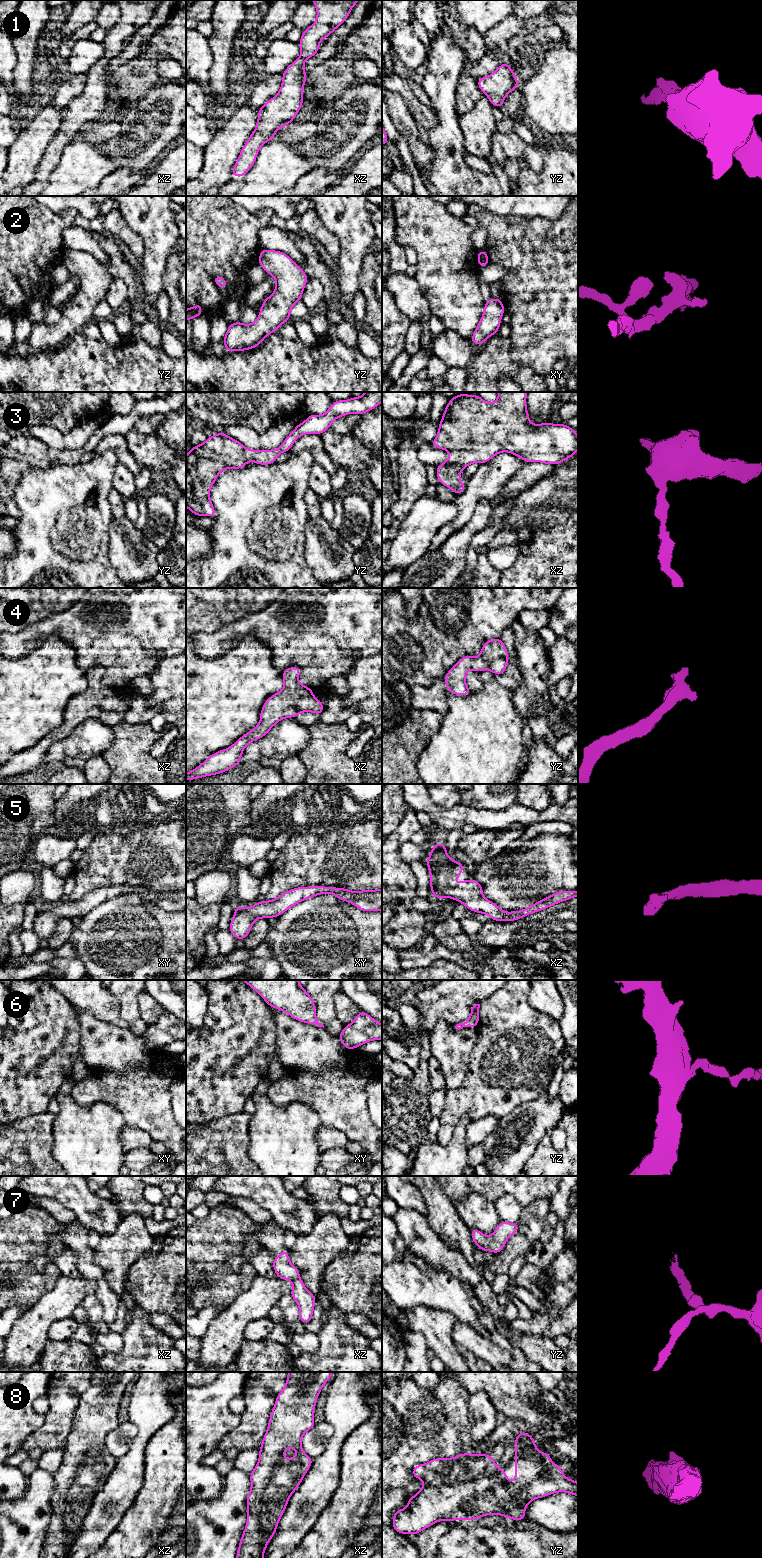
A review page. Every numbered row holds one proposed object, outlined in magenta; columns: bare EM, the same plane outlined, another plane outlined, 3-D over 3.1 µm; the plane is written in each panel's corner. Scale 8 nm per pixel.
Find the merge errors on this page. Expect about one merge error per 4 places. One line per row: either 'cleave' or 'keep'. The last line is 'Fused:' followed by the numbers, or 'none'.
1: keep
2: keep
3: keep
4: keep
5: keep
6: keep
7: keep
8: keep
Fused: none

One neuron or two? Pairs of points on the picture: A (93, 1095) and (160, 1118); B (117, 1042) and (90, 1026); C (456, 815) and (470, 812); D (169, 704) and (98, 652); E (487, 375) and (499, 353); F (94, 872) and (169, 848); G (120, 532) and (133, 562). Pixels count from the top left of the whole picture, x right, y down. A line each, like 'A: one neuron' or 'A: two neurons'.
A: one neuron
B: one neuron
C: one neuron
D: two neurons
E: one neuron
F: one neuron
G: one neuron

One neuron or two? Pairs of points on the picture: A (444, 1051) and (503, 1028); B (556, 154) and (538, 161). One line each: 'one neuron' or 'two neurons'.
A: two neurons
B: two neurons

